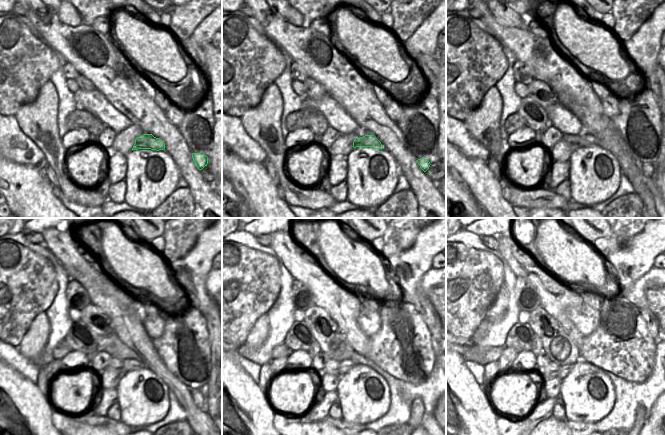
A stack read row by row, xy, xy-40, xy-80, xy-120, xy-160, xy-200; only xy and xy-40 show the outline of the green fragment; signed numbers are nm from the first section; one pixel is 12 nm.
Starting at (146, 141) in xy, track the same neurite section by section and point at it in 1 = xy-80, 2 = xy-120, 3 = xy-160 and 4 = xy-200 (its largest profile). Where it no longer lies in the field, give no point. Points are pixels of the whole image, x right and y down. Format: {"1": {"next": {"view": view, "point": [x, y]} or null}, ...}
{"1": {"next": {"view": "xy-80", "point": [585, 140]}}, "2": {"next": {"view": "xy-120", "point": [131, 365]}}, "3": {"next": {"view": "xy-160", "point": [345, 366]}}, "4": {"next": {"view": "xy-200", "point": [564, 370]}}}

